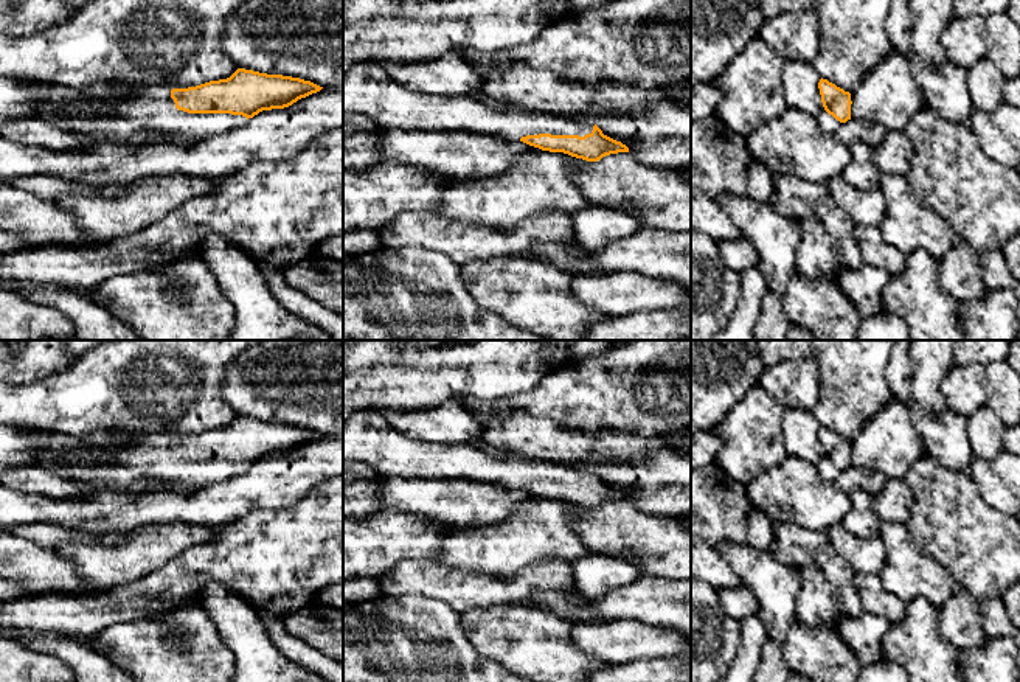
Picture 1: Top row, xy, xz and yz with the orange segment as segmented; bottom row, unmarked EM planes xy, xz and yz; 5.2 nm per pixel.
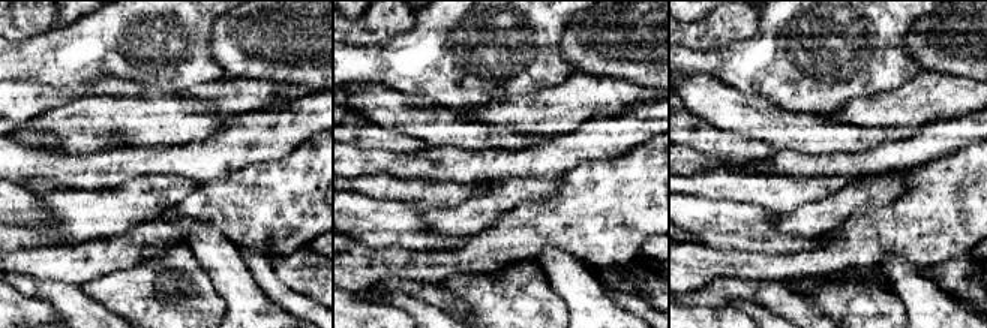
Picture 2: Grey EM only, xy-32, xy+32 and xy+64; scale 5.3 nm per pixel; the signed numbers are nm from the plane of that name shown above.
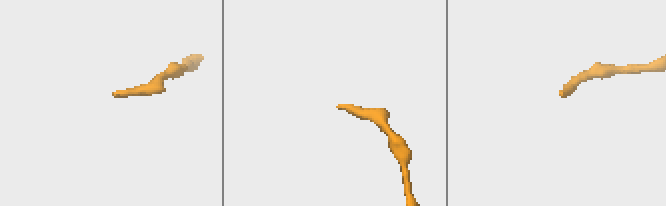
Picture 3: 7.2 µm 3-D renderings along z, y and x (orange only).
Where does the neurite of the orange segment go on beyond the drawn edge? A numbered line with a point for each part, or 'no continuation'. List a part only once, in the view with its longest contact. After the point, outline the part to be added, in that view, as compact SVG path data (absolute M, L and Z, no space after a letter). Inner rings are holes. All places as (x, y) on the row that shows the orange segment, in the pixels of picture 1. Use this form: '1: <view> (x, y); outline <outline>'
1: xy (156, 111); outline M154 89L151 93L127 98L101 98L92 93L75 106L76 112L93 112L96 120L123 118L141 124L157 135L202 140L242 126L247 118L231 113L188 113L175 107L171 92Z

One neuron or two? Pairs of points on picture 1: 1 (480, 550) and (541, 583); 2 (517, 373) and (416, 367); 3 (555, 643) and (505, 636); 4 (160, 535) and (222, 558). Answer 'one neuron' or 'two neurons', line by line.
1: two neurons
2: one neuron
3: one neuron
4: two neurons

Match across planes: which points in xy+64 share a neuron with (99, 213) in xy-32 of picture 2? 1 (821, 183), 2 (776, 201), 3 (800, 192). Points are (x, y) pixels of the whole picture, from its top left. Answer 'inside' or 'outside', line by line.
1: outside
2: outside
3: outside

